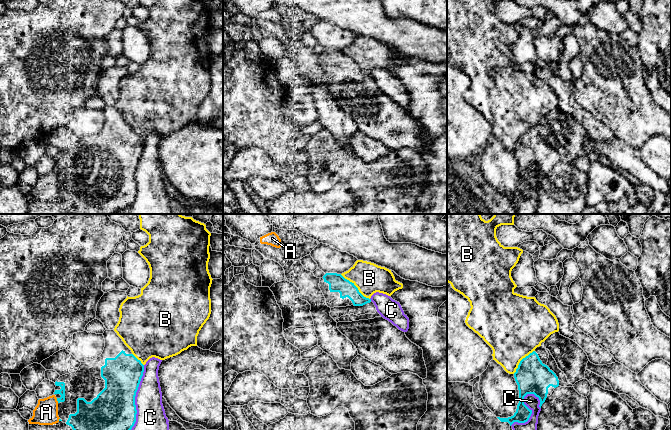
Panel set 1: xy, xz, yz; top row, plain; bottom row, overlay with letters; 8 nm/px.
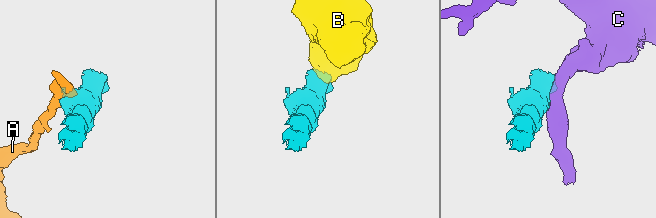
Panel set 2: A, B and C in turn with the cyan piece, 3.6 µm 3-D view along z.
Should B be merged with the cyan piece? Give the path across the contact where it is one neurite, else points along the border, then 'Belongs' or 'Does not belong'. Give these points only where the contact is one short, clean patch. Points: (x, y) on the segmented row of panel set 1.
Boundary: xz (340, 274), (369, 299). Does not belong

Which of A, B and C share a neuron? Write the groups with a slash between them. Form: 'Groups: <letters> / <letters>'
Groups: A / B / C

